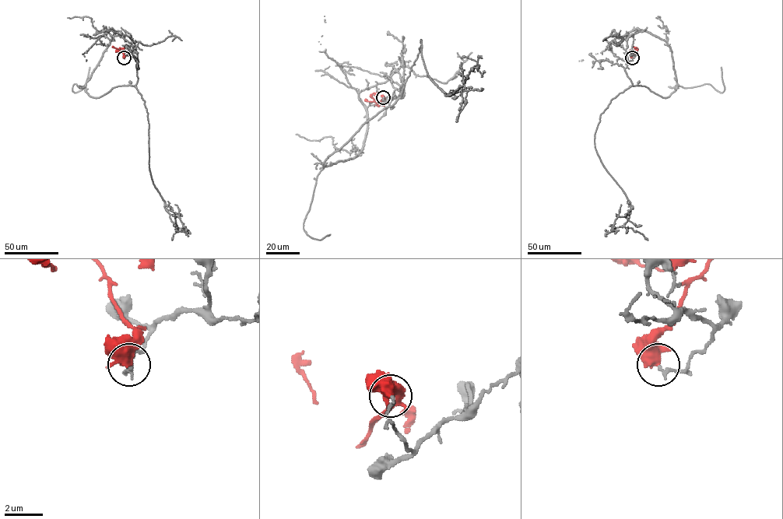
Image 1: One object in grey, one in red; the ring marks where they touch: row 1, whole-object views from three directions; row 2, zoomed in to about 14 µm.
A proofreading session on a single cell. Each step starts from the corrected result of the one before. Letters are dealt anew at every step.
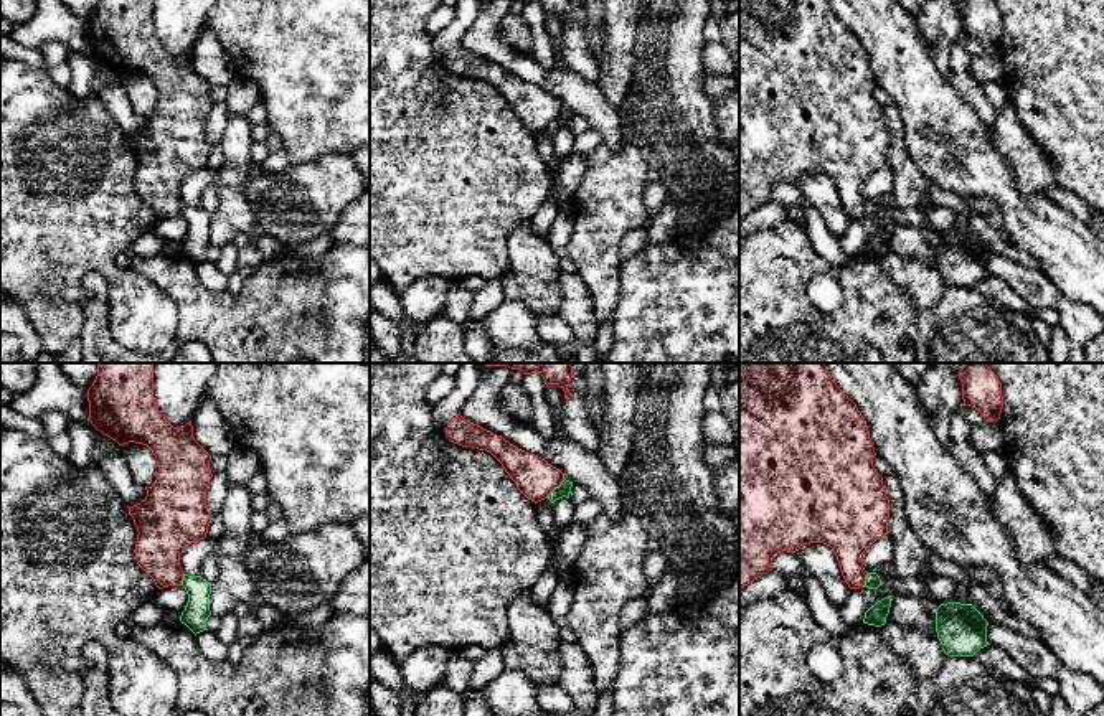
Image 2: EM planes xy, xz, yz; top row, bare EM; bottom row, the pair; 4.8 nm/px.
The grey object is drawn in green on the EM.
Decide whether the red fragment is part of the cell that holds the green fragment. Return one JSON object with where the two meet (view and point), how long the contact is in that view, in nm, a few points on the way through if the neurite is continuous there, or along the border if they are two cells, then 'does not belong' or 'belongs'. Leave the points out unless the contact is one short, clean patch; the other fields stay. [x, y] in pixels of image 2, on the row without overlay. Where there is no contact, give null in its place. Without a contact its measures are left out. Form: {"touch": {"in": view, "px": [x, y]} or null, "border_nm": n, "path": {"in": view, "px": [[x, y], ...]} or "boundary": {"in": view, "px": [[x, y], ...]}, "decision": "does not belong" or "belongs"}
{"touch": {"in": "xz", "px": [555, 119]}, "border_nm": 130, "boundary": {"in": "xz", "px": [[565, 109], [547, 127]]}, "decision": "does not belong"}

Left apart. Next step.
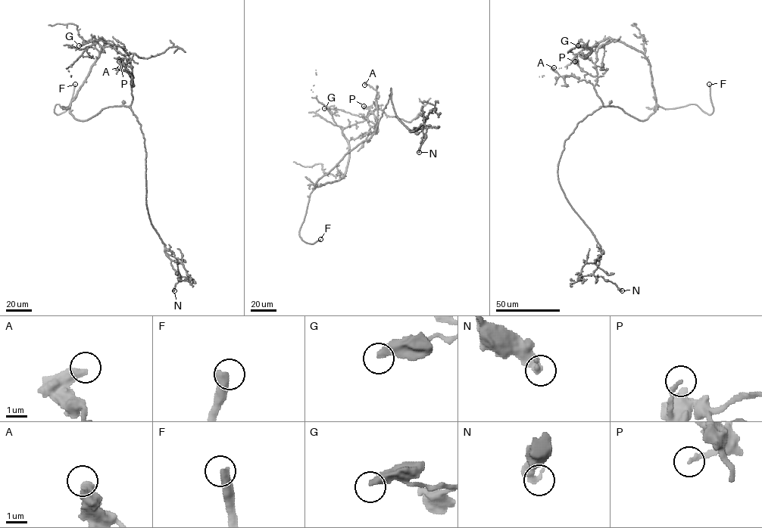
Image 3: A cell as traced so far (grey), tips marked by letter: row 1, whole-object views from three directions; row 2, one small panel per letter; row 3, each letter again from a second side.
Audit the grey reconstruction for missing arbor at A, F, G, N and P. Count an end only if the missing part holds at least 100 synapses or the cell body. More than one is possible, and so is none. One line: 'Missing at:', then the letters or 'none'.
Missing at: F

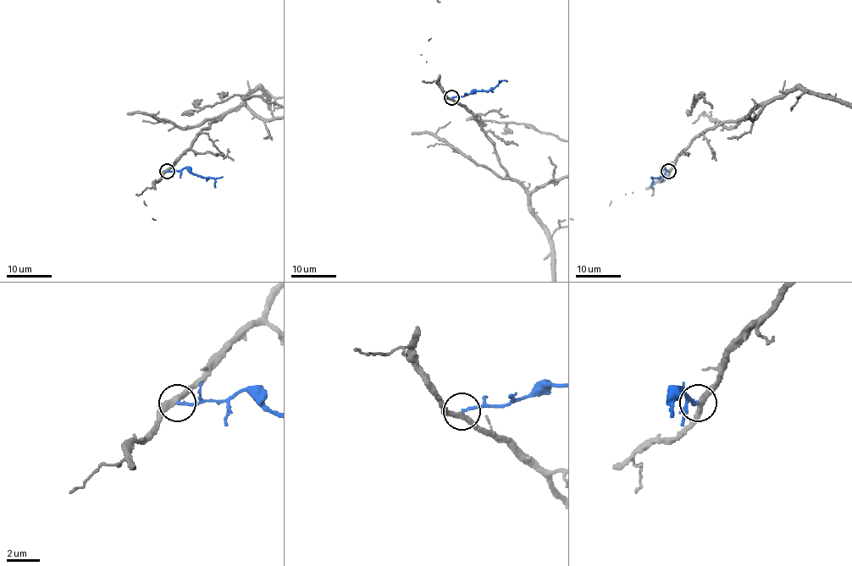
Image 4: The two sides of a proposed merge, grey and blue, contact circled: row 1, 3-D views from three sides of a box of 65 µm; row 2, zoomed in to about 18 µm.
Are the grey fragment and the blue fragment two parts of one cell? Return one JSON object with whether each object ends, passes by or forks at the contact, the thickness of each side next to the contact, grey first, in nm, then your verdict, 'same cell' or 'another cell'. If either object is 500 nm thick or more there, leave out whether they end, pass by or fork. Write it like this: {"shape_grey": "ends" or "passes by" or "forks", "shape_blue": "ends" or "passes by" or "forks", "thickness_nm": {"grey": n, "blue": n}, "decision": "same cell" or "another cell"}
{"shape_grey": "passes by", "shape_blue": "ends", "thickness_nm": {"grey": 340, "blue": 150}, "decision": "another cell"}

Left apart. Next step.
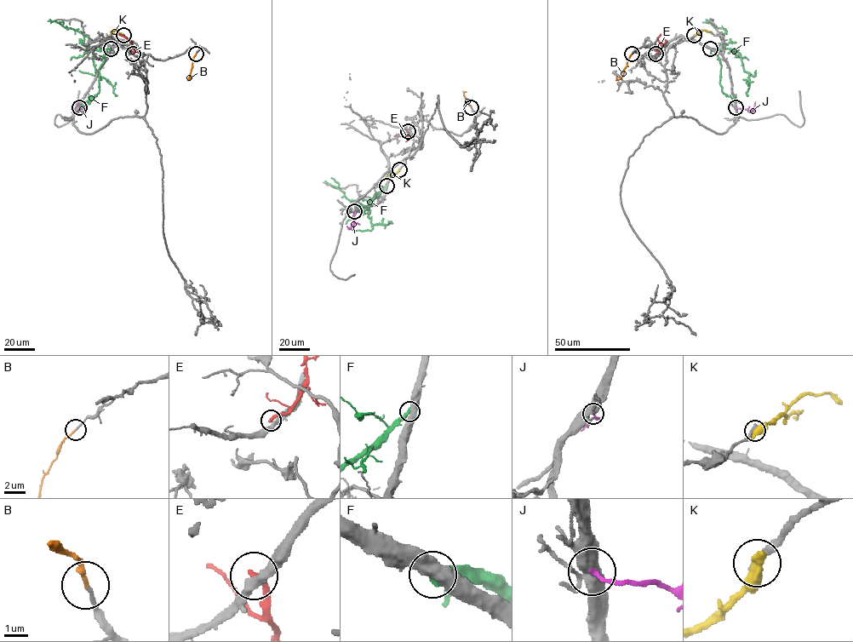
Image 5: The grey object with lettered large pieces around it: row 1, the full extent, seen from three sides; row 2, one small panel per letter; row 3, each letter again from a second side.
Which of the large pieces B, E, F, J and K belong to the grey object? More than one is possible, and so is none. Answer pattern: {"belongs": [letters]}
{"belongs": ["B"]}

